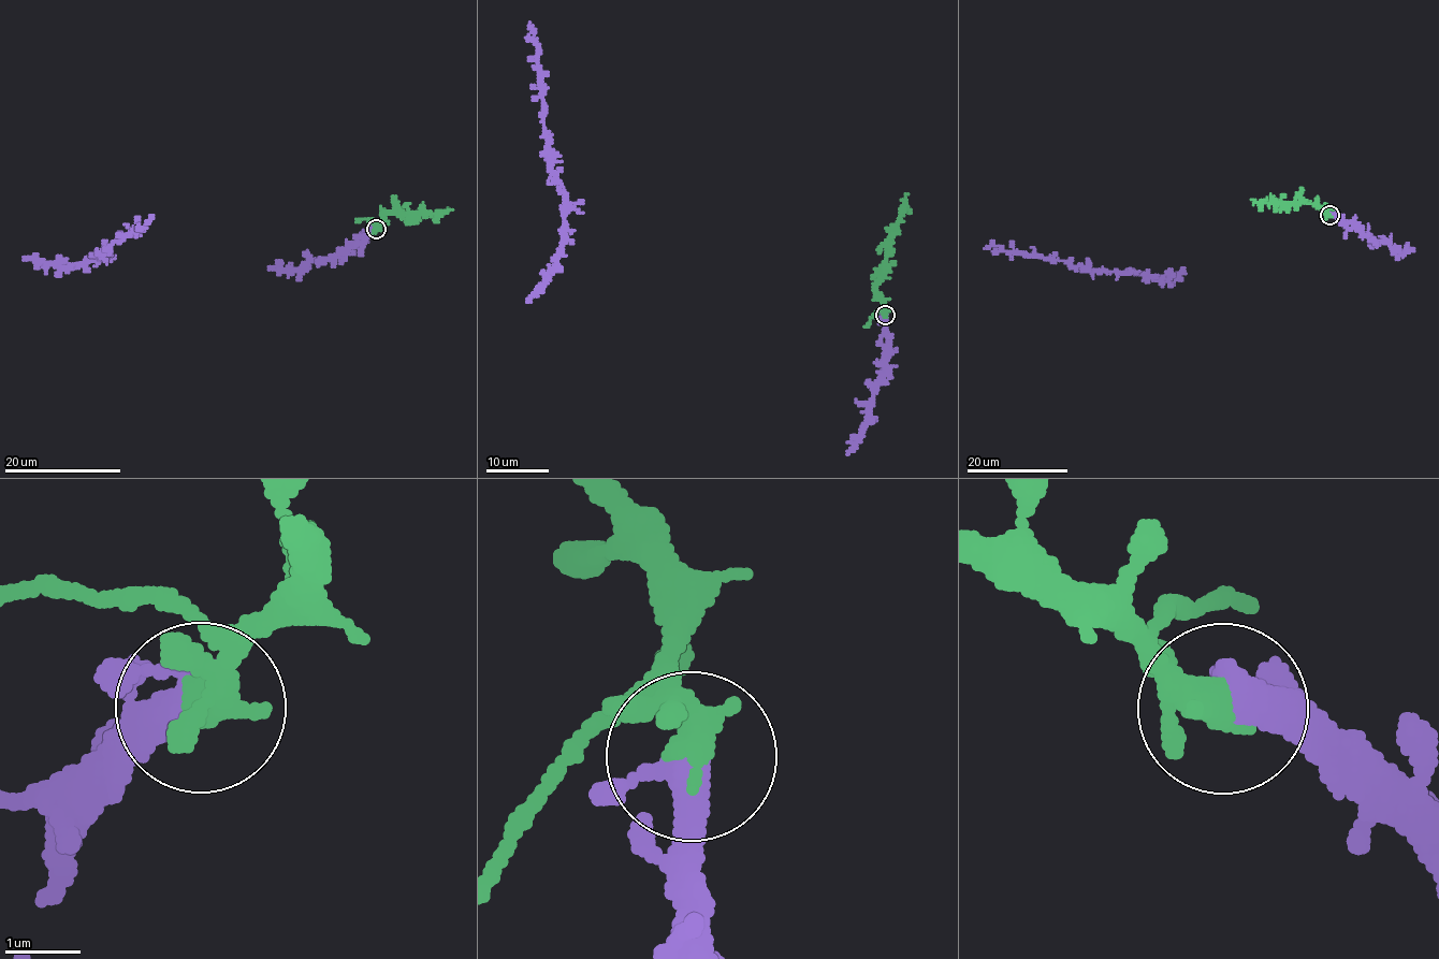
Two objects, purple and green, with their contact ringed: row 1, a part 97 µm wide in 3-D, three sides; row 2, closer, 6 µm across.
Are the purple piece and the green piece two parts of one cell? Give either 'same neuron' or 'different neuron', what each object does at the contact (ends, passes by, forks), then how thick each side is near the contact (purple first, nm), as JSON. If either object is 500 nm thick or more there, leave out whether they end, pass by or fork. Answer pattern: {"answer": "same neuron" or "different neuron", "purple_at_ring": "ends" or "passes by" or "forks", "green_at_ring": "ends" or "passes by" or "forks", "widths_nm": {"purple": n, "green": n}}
{"answer": "same neuron", "purple_at_ring": "passes by", "green_at_ring": "passes by", "widths_nm": {"purple": 360, "green": 340}}

